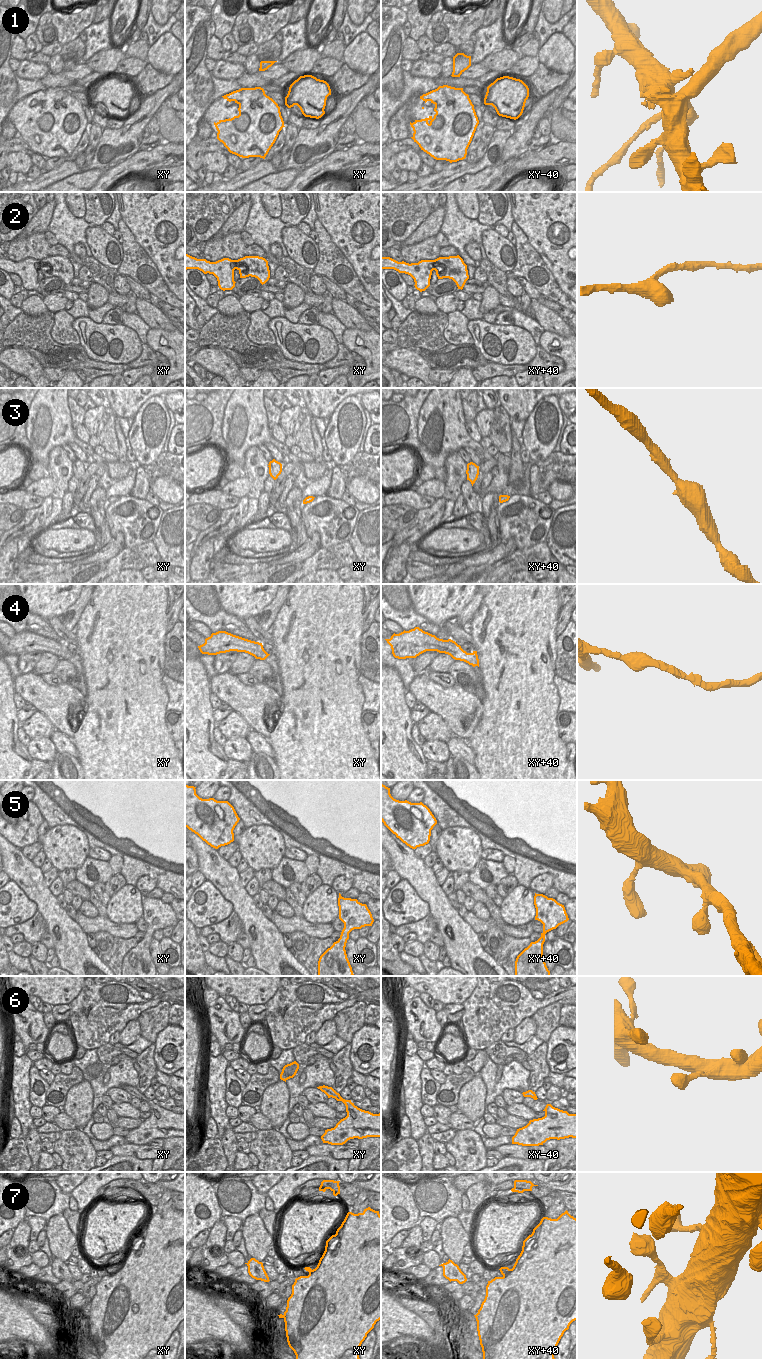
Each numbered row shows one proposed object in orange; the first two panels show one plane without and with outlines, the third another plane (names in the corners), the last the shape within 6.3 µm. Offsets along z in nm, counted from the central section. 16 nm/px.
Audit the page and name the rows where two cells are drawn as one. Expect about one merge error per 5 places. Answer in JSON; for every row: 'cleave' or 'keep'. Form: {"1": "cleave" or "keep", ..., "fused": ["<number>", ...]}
{"1": "cleave", "2": "keep", "3": "keep", "4": "keep", "5": "keep", "6": "keep", "7": "keep", "fused": ["1"]}

